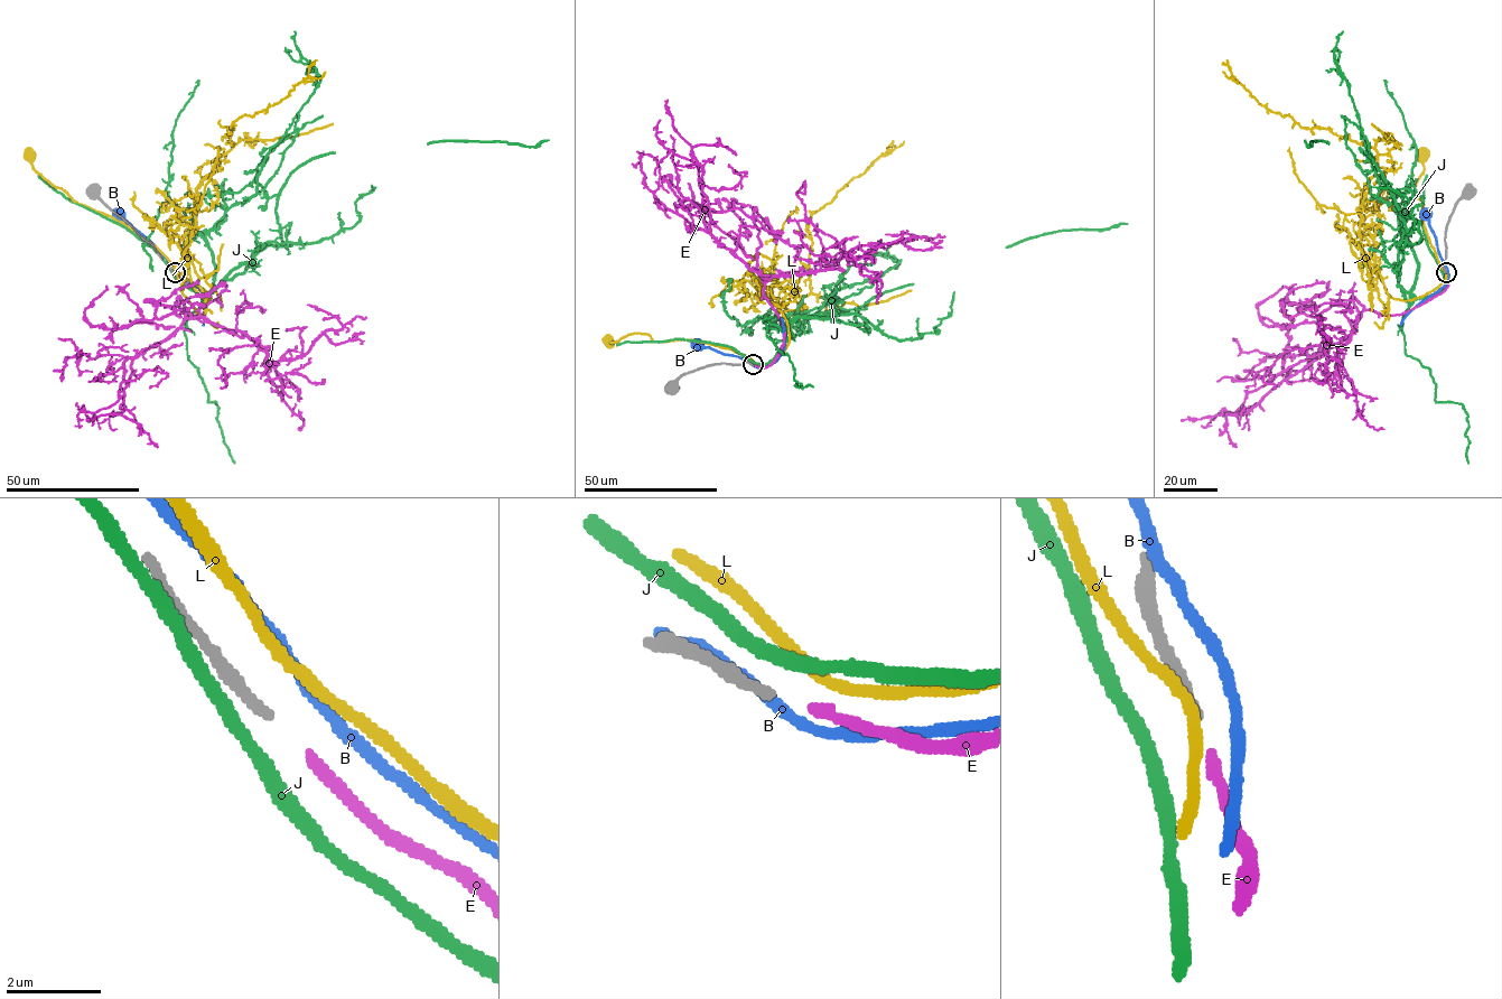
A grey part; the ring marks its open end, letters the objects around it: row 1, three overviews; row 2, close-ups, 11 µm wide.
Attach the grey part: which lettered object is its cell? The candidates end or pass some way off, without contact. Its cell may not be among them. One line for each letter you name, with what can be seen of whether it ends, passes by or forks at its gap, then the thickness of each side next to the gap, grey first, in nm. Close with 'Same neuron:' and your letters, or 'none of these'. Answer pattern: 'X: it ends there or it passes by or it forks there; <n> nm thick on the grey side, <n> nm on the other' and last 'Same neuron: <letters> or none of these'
E: it ends there; 220 nm thick on the grey side, 240 nm on the other
Same neuron: E

